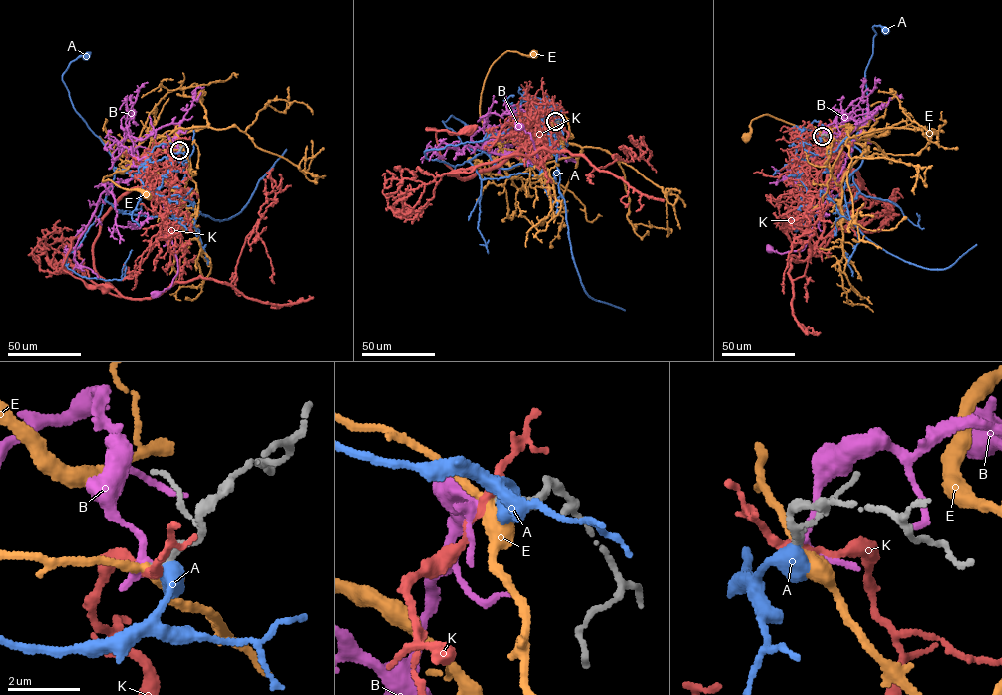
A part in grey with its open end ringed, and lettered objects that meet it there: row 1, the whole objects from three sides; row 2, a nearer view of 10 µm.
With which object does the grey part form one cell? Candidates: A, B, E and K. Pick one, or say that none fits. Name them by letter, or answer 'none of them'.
K

